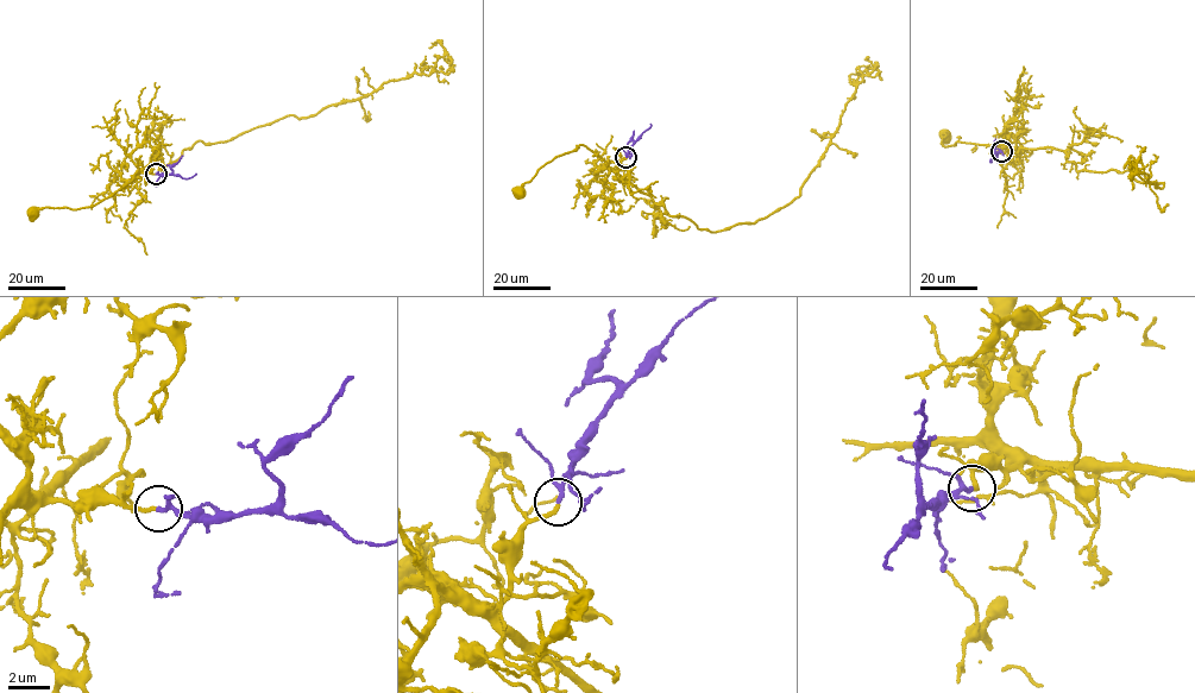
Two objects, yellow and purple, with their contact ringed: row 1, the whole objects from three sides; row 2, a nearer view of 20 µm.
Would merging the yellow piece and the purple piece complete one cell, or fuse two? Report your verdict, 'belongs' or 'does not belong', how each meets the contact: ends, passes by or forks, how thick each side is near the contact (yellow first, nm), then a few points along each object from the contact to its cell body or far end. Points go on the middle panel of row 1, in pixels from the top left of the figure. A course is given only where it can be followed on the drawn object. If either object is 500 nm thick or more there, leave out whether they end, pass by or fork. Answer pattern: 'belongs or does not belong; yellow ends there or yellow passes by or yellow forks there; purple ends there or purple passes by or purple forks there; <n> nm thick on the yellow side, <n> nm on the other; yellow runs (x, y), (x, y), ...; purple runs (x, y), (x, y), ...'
belongs; yellow ends there; purple passes by; 190 nm thick on the yellow side, 170 nm on the other; yellow runs (626, 157), (614, 171), (599, 157), (579, 145), (546, 163), (517, 189); purple runs (626, 157), (651, 124)

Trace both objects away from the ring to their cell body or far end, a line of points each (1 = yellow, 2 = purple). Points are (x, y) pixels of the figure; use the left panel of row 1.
1: (156, 174), (137, 174), (95, 205), (74, 209), (42, 208), (33, 213)
2: (156, 174), (186, 178), (196, 174)

